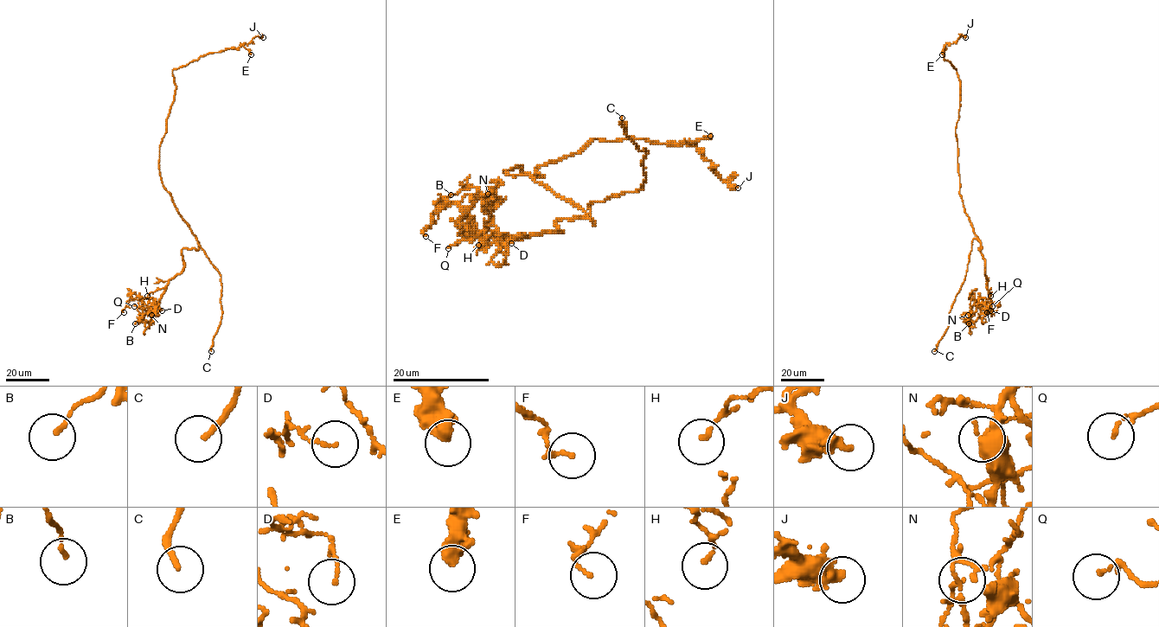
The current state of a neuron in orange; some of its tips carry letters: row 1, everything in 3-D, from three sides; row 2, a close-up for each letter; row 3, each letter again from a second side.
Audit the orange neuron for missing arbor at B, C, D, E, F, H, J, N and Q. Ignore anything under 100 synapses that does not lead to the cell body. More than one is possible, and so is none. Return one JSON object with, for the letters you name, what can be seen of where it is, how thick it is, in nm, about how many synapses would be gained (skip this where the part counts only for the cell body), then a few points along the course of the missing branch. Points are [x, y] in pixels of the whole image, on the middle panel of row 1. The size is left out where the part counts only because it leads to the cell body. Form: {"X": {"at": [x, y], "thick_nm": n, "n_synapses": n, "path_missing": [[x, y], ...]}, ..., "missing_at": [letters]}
{"C": {"at": [622, 118], "thick_nm": 150, "path_missing": [[622, 118], [630, 108], [624, 106]]}, "missing_at": ["C"]}

